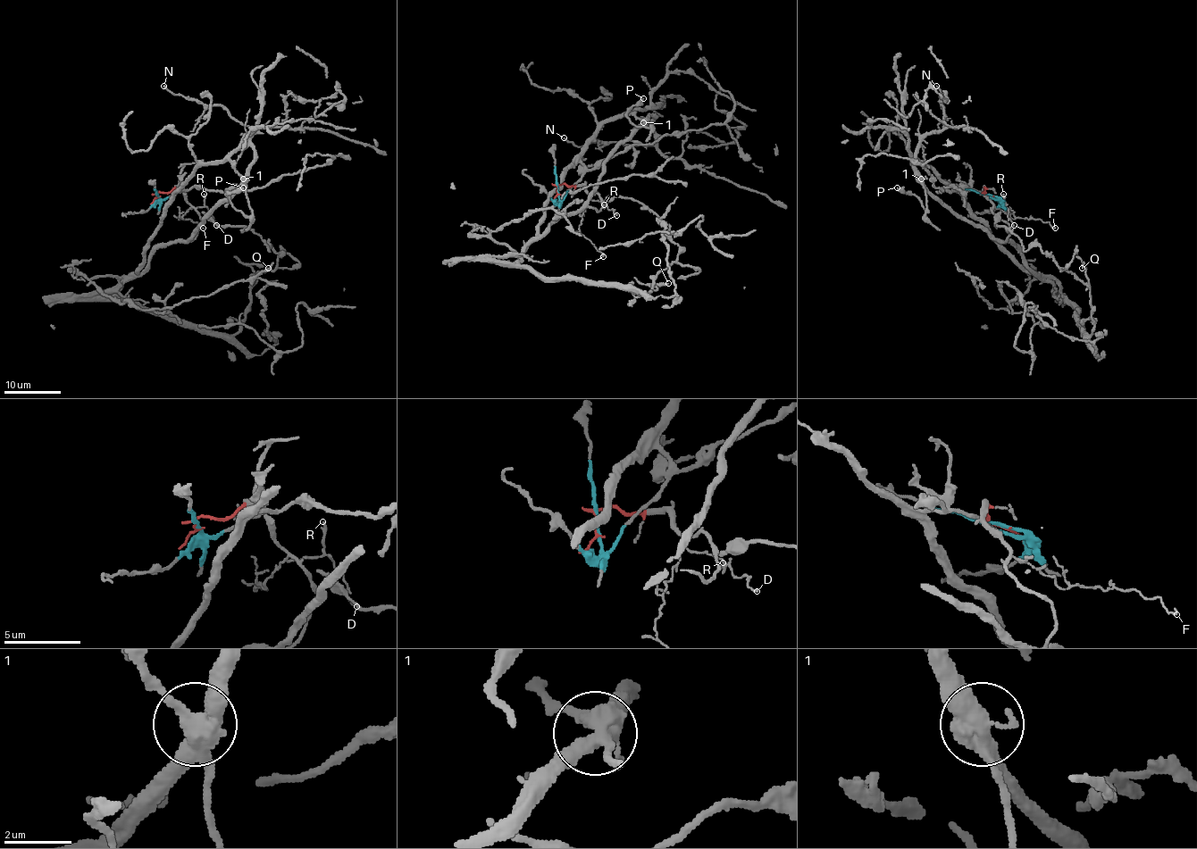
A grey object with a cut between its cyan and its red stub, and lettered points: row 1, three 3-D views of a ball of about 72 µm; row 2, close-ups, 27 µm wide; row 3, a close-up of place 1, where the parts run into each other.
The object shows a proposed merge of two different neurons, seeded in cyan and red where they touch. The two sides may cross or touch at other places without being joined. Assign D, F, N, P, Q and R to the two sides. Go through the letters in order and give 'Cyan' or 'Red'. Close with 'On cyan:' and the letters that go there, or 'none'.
D: Red
F: Red
N: Red
P: Cyan
Q: Cyan
R: Red
On cyan: P, Q

